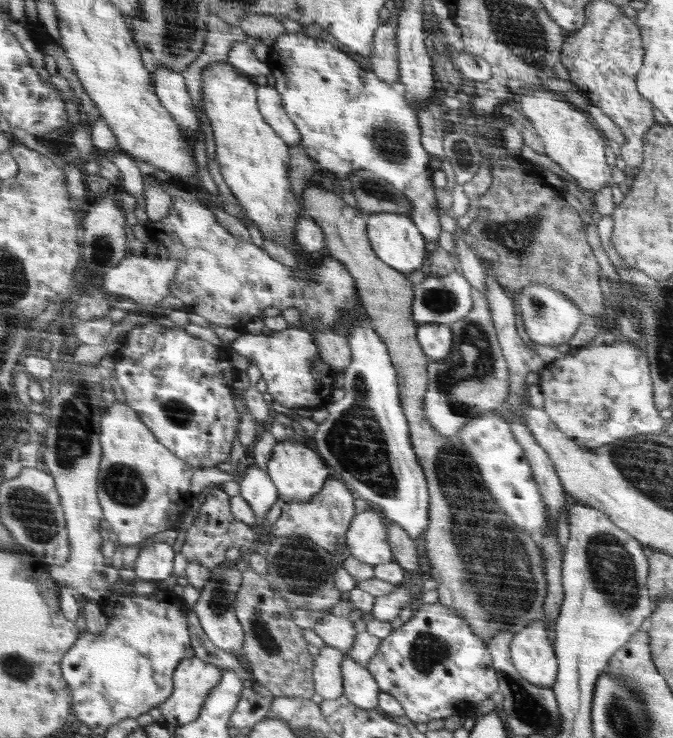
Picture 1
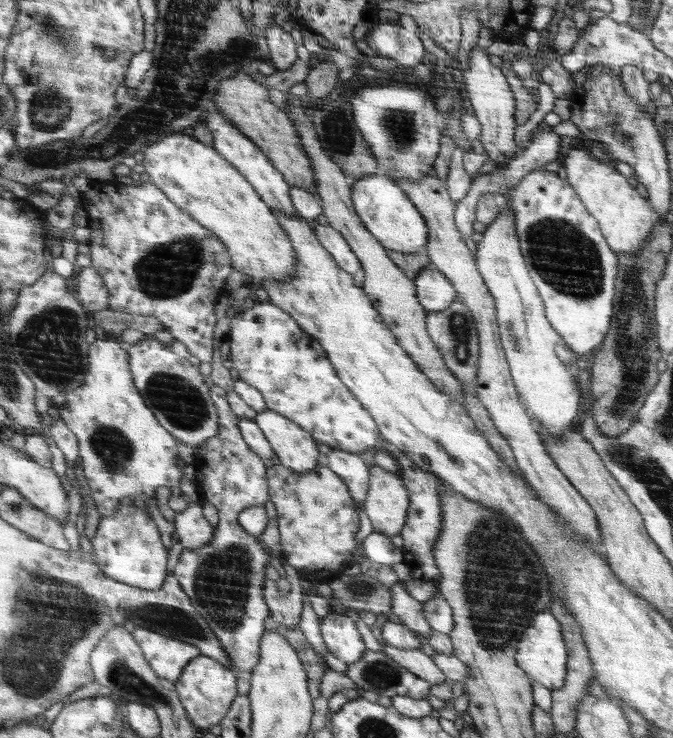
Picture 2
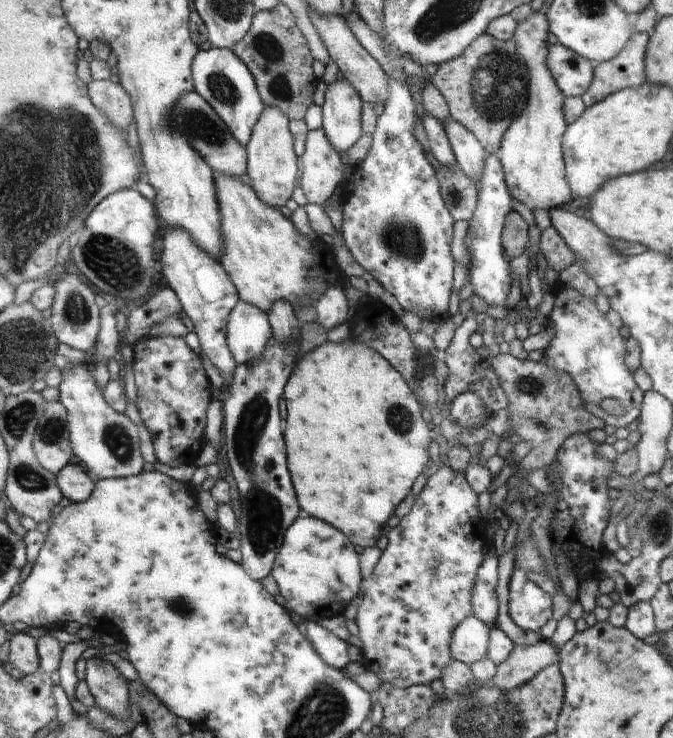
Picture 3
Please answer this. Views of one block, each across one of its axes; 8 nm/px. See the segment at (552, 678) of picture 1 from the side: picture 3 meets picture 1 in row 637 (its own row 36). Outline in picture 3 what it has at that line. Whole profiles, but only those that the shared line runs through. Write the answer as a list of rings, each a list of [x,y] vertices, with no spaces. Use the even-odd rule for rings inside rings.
[[[540,11],[532,12],[532,16],[517,22],[517,30],[512,40],[517,43],[522,61],[529,67],[529,102],[525,112],[509,126],[501,145],[501,153],[496,156],[500,159],[506,186],[512,197],[522,202],[530,210],[549,210],[564,206],[572,198],[572,188],[569,186],[565,174],[564,136],[568,122],[564,114],[564,92],[557,86],[553,73],[549,70],[548,42],[549,19]]]

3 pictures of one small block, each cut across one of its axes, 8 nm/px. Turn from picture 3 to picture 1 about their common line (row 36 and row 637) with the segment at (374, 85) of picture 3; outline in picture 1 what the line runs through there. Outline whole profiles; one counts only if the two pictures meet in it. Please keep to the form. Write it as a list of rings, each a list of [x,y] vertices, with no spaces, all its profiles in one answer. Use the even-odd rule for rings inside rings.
[[[324,612],[323,617],[312,628],[326,645],[333,646],[347,654],[356,642],[353,617],[340,616],[338,612]]]

